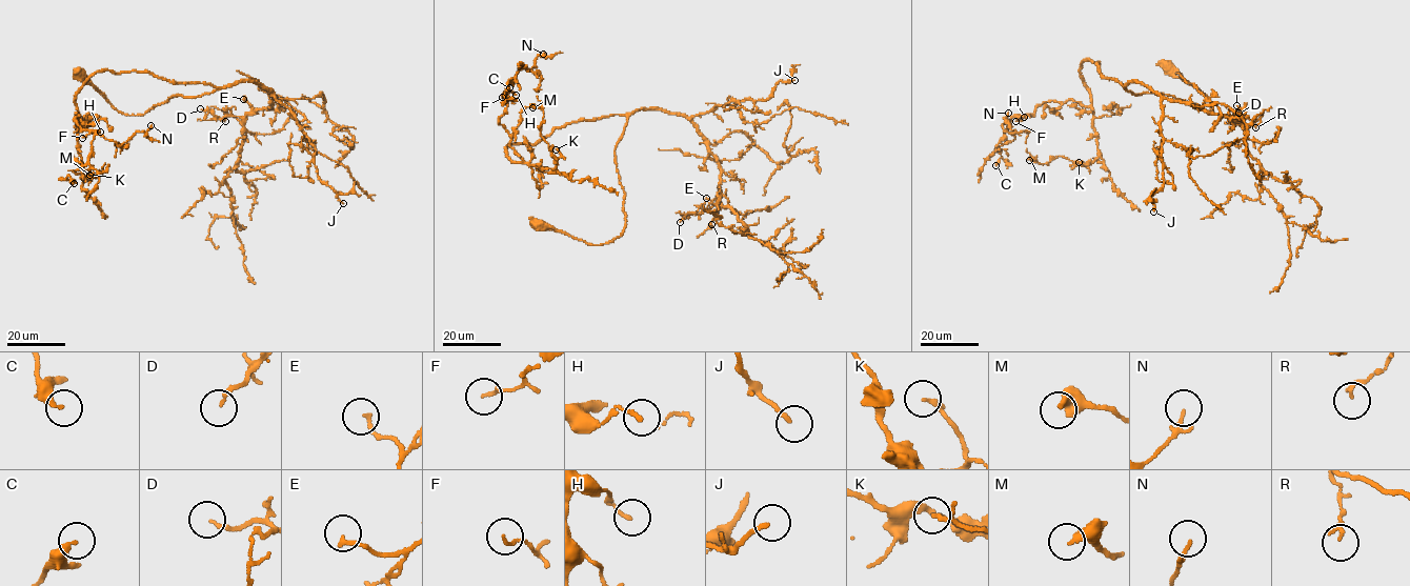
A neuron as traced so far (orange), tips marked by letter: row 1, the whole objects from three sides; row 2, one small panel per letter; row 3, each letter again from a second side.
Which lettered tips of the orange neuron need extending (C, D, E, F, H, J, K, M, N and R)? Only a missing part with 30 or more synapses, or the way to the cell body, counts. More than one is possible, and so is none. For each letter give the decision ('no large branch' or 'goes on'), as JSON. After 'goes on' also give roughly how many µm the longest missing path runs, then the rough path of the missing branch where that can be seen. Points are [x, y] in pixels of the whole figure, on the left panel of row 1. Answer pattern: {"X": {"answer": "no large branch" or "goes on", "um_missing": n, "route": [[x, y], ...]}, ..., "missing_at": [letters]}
{"C": {"answer": "no large branch"}, "D": {"answer": "no large branch"}, "E": {"answer": "no large branch"}, "F": {"answer": "no large branch"}, "H": {"answer": "no large branch"}, "J": {"answer": "no large branch"}, "K": {"answer": "no large branch"}, "M": {"answer": "no large branch"}, "N": {"answer": "no large branch"}, "R": {"answer": "no large branch"}, "missing_at": []}

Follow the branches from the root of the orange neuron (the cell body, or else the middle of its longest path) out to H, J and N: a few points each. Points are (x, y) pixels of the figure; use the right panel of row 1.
H: (1169, 67), (1212, 114), (1133, 94), (1084, 59), (1091, 105), (1049, 101), (1024, 117)
J: (1169, 67), (1212, 114), (1133, 94), (1126, 83), (1161, 98), (1163, 184), (1153, 211)
N: (1169, 67), (1212, 114), (1133, 94), (1084, 59), (1090, 105), (1044, 102), (1008, 119), (1005, 130), (1008, 113)

